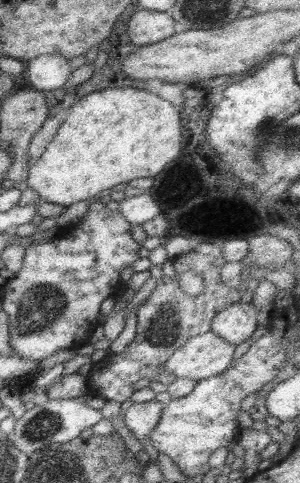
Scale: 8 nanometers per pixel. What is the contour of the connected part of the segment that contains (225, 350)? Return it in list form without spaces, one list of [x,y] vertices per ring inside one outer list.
[[[214,332],[190,338],[166,361],[166,370],[177,378],[204,380],[224,372],[234,358],[236,345],[223,340]]]

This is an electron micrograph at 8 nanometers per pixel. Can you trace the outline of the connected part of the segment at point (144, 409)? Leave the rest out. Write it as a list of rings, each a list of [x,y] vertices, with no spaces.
[[[154,399],[150,402],[134,403],[123,414],[125,425],[134,432],[136,438],[143,445],[143,451],[151,457],[158,457],[160,454],[150,440],[150,432],[158,425],[164,408],[165,403]]]

